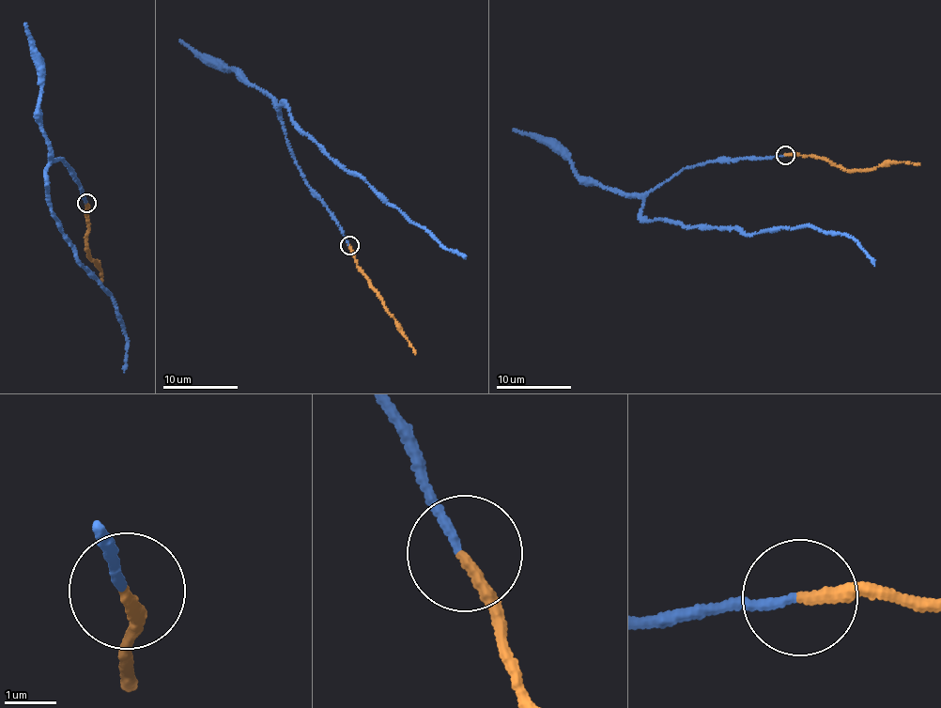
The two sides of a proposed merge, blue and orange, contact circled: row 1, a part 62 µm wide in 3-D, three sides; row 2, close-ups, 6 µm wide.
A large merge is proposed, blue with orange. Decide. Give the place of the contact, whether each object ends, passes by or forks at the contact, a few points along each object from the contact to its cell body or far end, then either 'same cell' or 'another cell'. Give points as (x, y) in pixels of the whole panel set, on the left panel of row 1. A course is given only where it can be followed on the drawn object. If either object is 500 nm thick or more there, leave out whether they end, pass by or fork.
at (86, 203); blue ends there; orange ends there; blue runs (85, 203), (64, 158), (51, 161), (45, 199), (78, 260), (110, 294), (128, 348), (124, 372); orange runs (87, 203), (85, 250), (101, 272), (101, 282); same cell

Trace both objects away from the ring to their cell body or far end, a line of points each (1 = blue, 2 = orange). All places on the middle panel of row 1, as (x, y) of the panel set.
1: (347, 244), (296, 161), (282, 102), (295, 128), (321, 151), (410, 223), (466, 255)
2: (349, 244), (359, 271), (378, 293), (378, 298), (416, 353)

